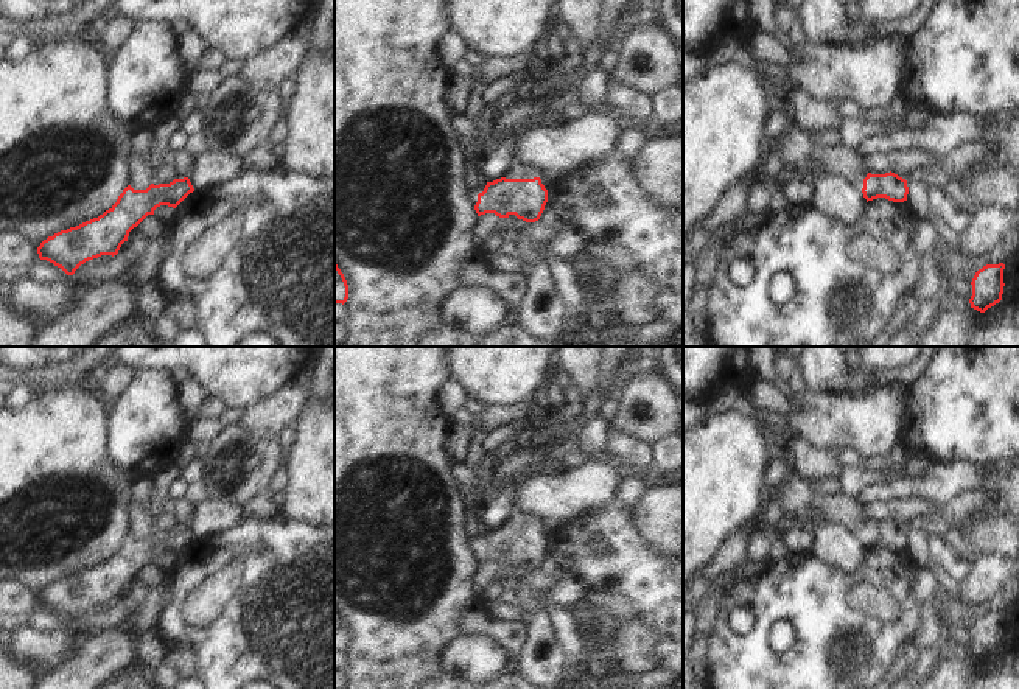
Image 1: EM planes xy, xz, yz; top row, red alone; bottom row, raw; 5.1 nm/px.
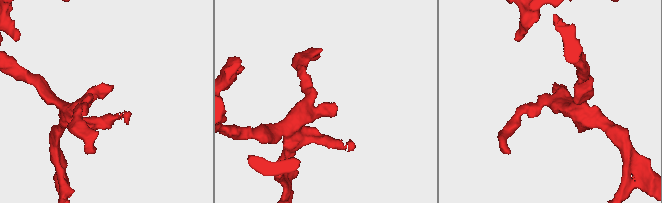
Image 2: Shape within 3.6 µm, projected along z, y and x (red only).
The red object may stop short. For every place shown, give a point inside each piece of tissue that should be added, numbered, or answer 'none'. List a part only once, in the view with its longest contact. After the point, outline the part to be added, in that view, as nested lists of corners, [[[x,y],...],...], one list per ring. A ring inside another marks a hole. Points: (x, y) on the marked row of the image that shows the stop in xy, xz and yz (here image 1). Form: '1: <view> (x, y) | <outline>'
1: xz (517, 170) | [[[512,162],[510,168],[504,174],[506,179],[534,179],[540,176],[541,174],[535,168],[517,162]]]

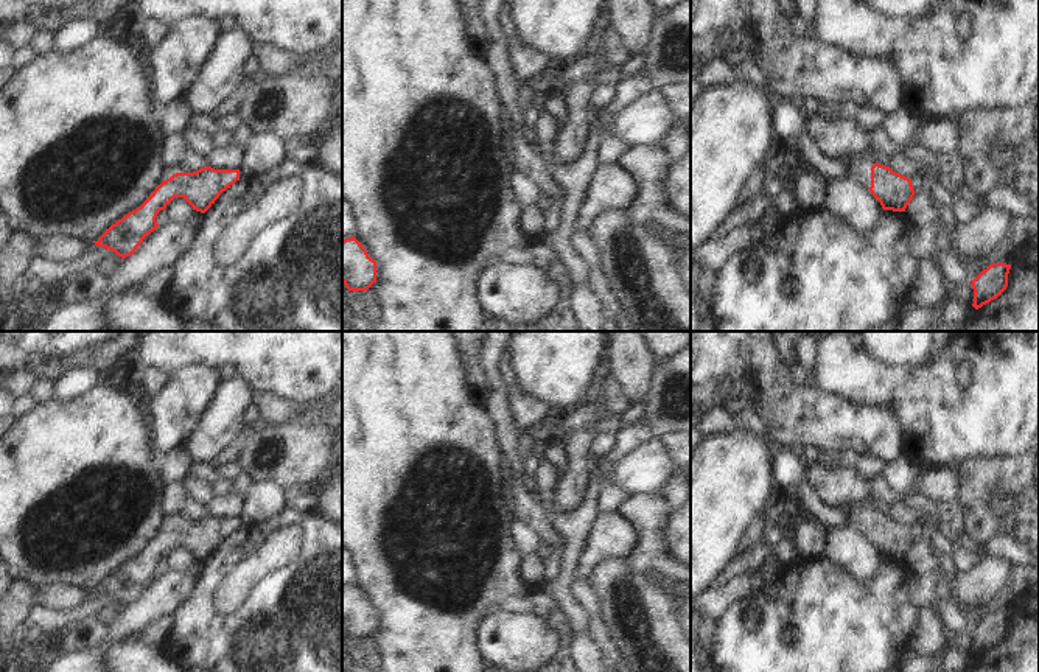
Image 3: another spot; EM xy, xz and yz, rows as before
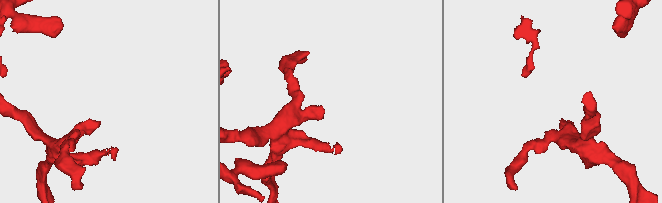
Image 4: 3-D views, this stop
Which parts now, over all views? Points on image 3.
1: yz (859, 165) | [[[862,152],[849,154],[841,159],[848,166],[849,173],[866,188],[871,187],[871,166],[876,163],[874,159],[865,157]]]

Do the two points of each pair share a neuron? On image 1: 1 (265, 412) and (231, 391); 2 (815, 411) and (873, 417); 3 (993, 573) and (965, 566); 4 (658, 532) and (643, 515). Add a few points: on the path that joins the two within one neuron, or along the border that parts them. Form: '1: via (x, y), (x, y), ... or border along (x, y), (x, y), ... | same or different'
1: border along (282, 384), (266, 397), (240, 409) | different
2: via (829, 417), (859, 417) | same
3: border along (974, 562), (962, 584) | different
4: via (655, 528), (647, 520) | same

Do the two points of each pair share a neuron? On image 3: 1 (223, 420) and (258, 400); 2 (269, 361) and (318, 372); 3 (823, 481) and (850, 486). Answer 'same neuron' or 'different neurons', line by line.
1: different neurons
2: same neuron
3: same neuron

